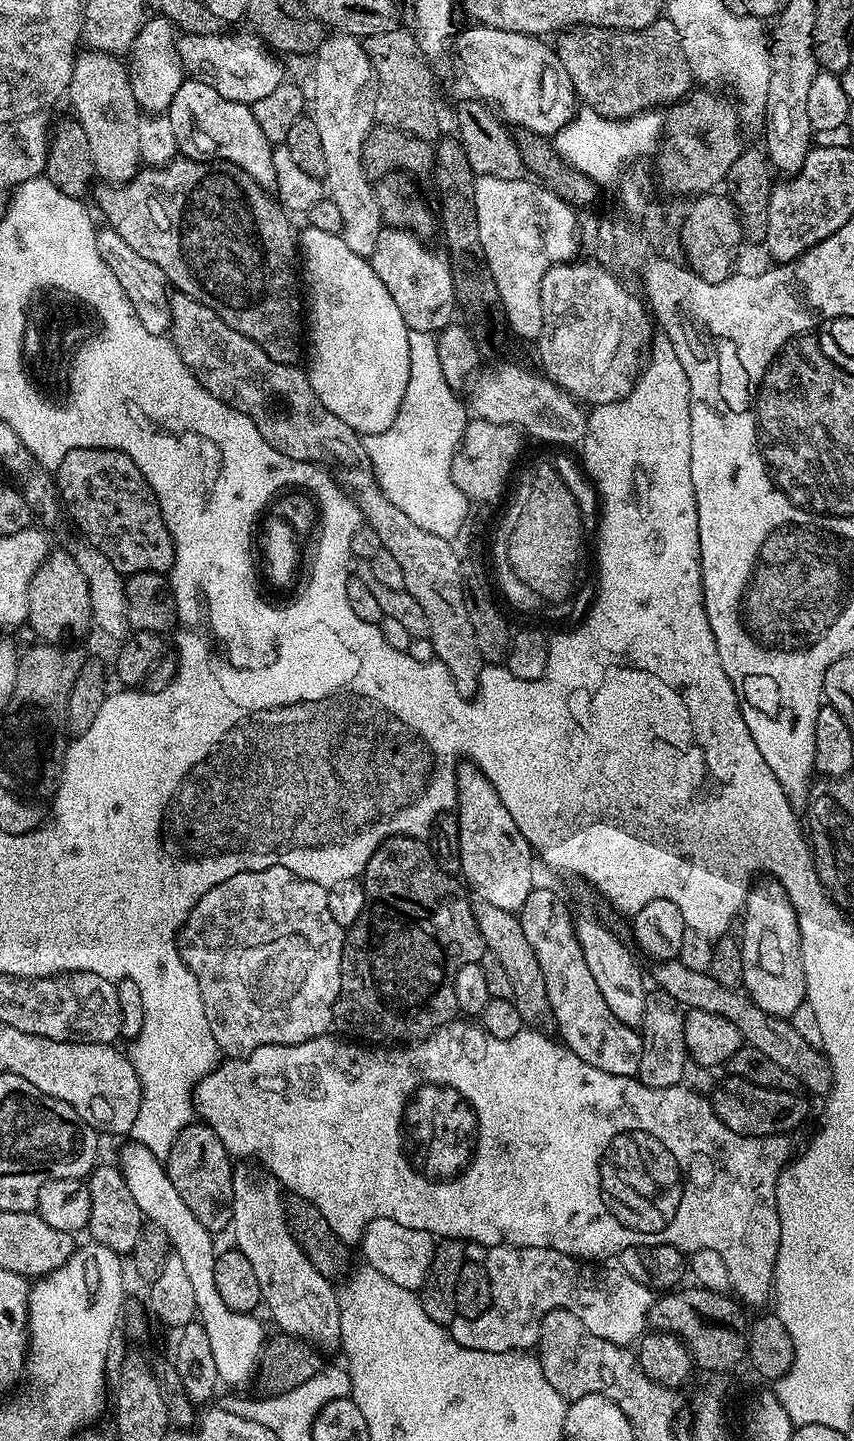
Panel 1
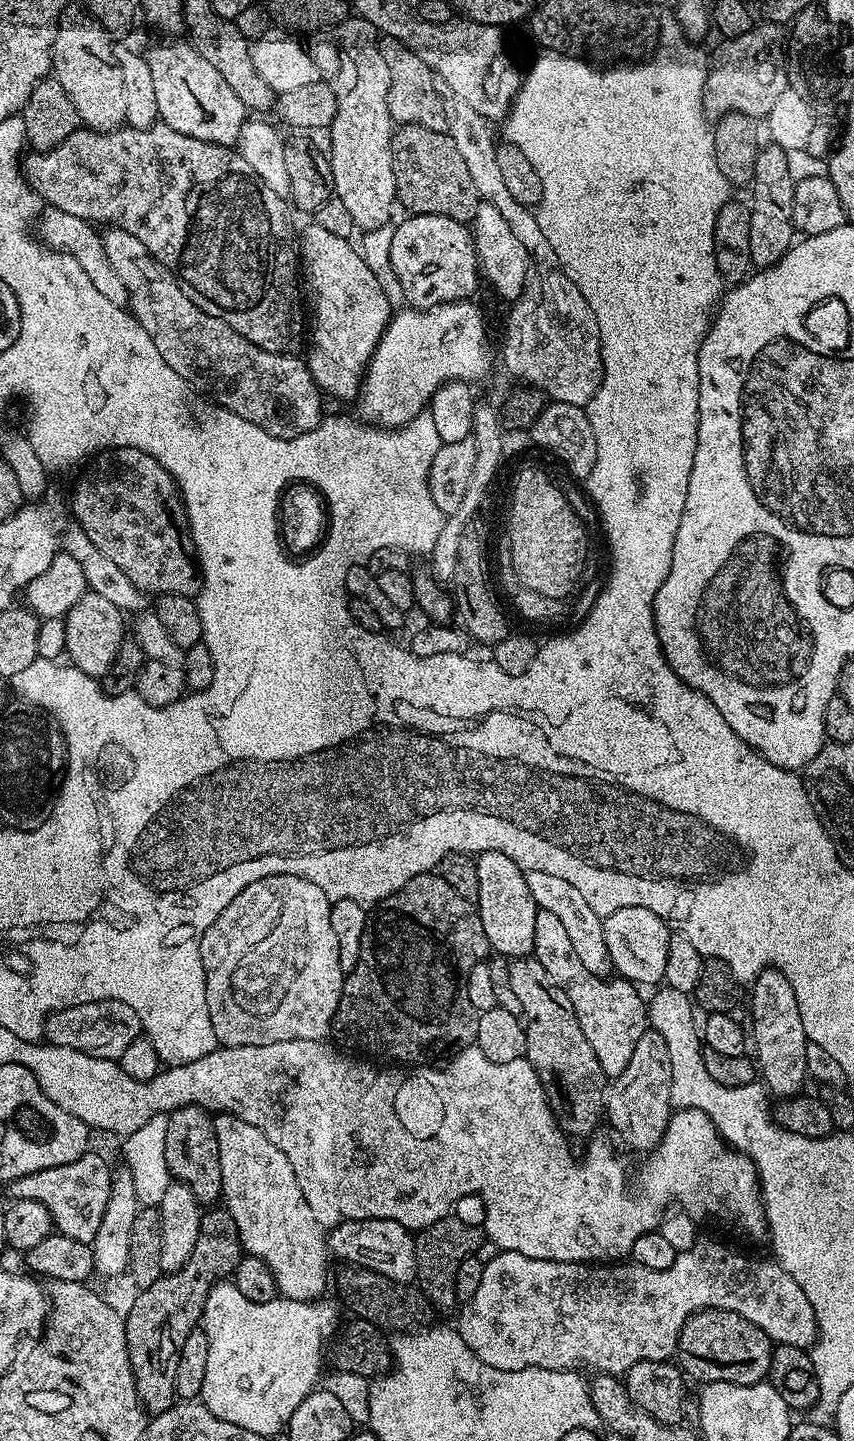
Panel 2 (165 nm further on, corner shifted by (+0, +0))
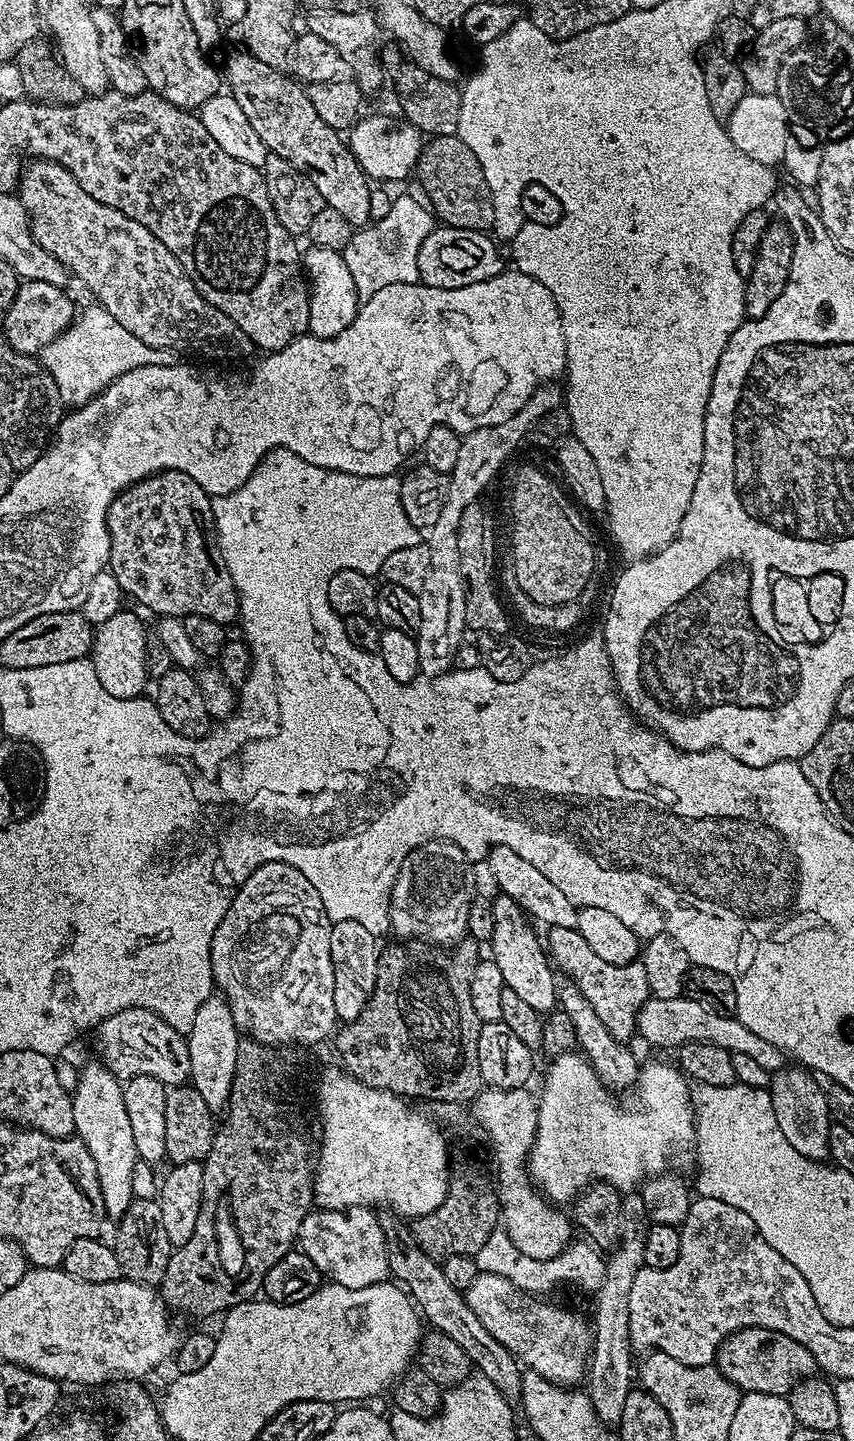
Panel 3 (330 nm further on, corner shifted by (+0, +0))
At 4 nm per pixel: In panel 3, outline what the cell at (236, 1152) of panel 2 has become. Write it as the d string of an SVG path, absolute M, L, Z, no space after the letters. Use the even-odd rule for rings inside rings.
M219 994L208 996L202 1006L198 1006L198 1014L194 1014L194 1026L187 1032L188 1053L190 1054L191 1087L206 1098L206 1106L210 1106L216 1114L227 1105L234 1080L234 1070L238 1062L238 1046L242 1033L237 1028L230 1006Z

